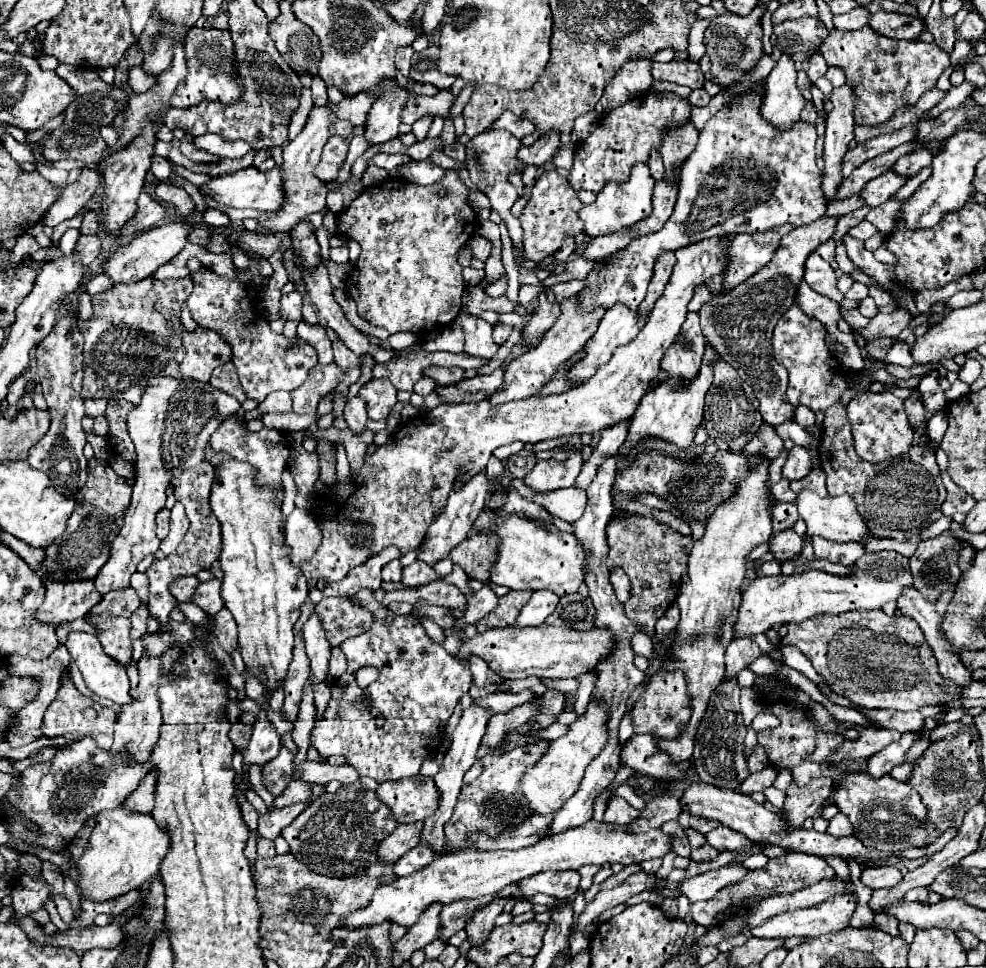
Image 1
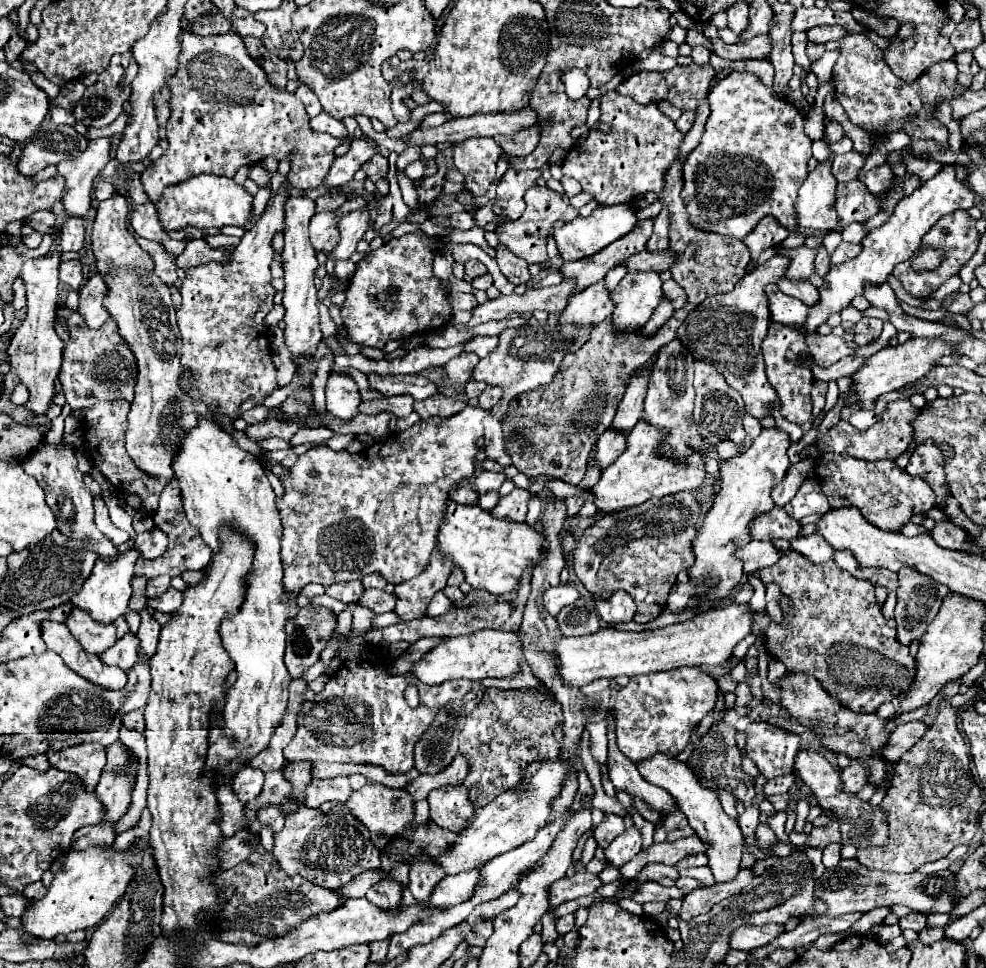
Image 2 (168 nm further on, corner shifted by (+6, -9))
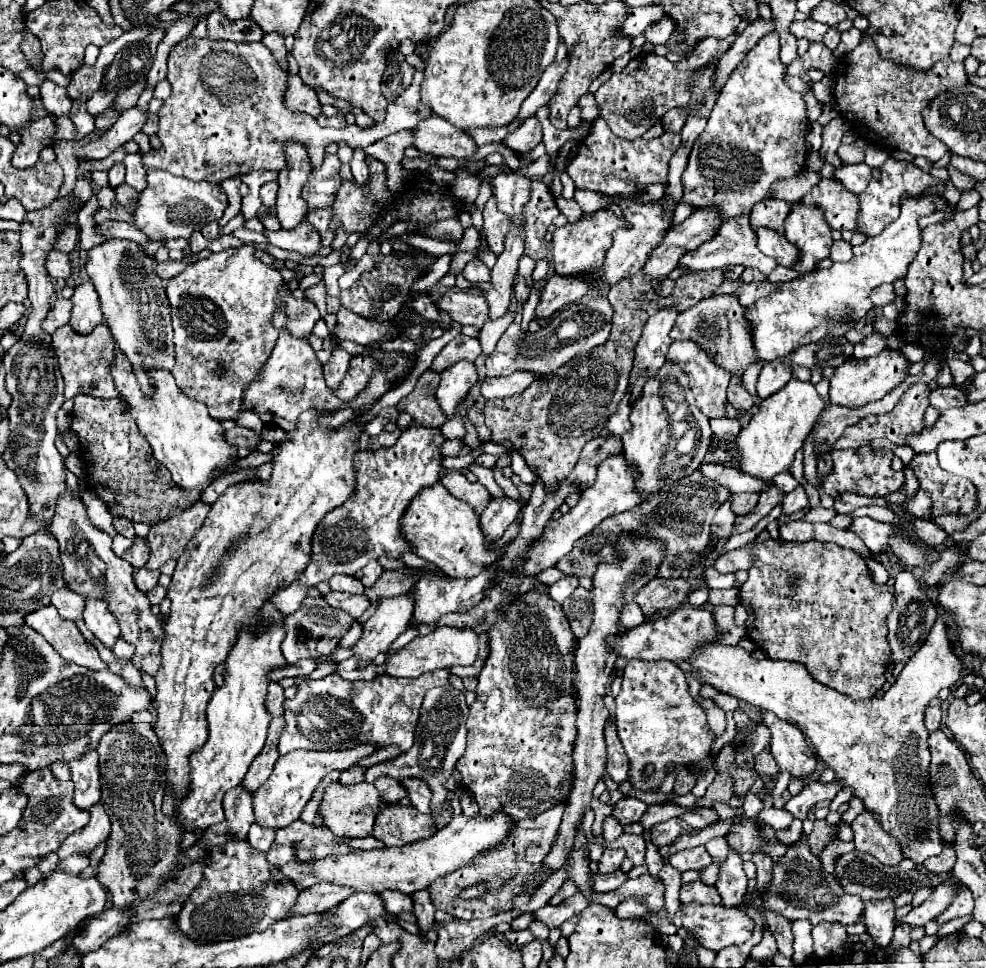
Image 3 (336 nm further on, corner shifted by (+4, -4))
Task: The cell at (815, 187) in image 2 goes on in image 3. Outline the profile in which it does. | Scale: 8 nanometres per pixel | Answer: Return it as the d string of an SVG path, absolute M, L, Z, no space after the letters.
M794 205L786 221L786 239L794 243L800 251L792 269L806 275L818 269L818 263L830 255L832 235L828 225L816 209L804 209L804 205Z

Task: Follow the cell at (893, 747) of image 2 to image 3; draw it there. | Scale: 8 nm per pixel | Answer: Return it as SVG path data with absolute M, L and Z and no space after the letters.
M940 705L928 707L926 709L926 727L930 731L936 731L940 727L940 721L942 721L942 709L940 709Z

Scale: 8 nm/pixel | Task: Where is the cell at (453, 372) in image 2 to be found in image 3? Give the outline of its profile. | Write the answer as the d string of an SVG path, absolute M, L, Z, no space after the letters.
M460 361L448 367L444 373L440 373L436 399L438 399L438 405L442 407L442 413L448 419L454 417L458 403L468 395L468 391L476 381L478 381L478 373L472 361Z

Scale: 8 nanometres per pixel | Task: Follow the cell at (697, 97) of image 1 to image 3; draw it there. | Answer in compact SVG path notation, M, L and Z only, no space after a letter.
M670 109L664 117L662 117L662 127L666 133L680 133L686 121L686 113L678 111L678 109Z

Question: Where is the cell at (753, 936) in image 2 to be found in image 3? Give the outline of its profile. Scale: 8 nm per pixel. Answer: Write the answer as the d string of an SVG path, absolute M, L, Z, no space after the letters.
M682 903L682 925L710 951L720 951L728 945L742 945L752 937L754 923L742 909L728 909L722 905Z

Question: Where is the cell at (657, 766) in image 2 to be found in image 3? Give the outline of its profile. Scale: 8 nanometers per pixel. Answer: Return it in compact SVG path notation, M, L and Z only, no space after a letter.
M730 851L728 859L720 865L720 879L716 883L716 889L722 897L722 905L742 909L746 885L748 885L748 879L742 869L742 859L736 851Z

